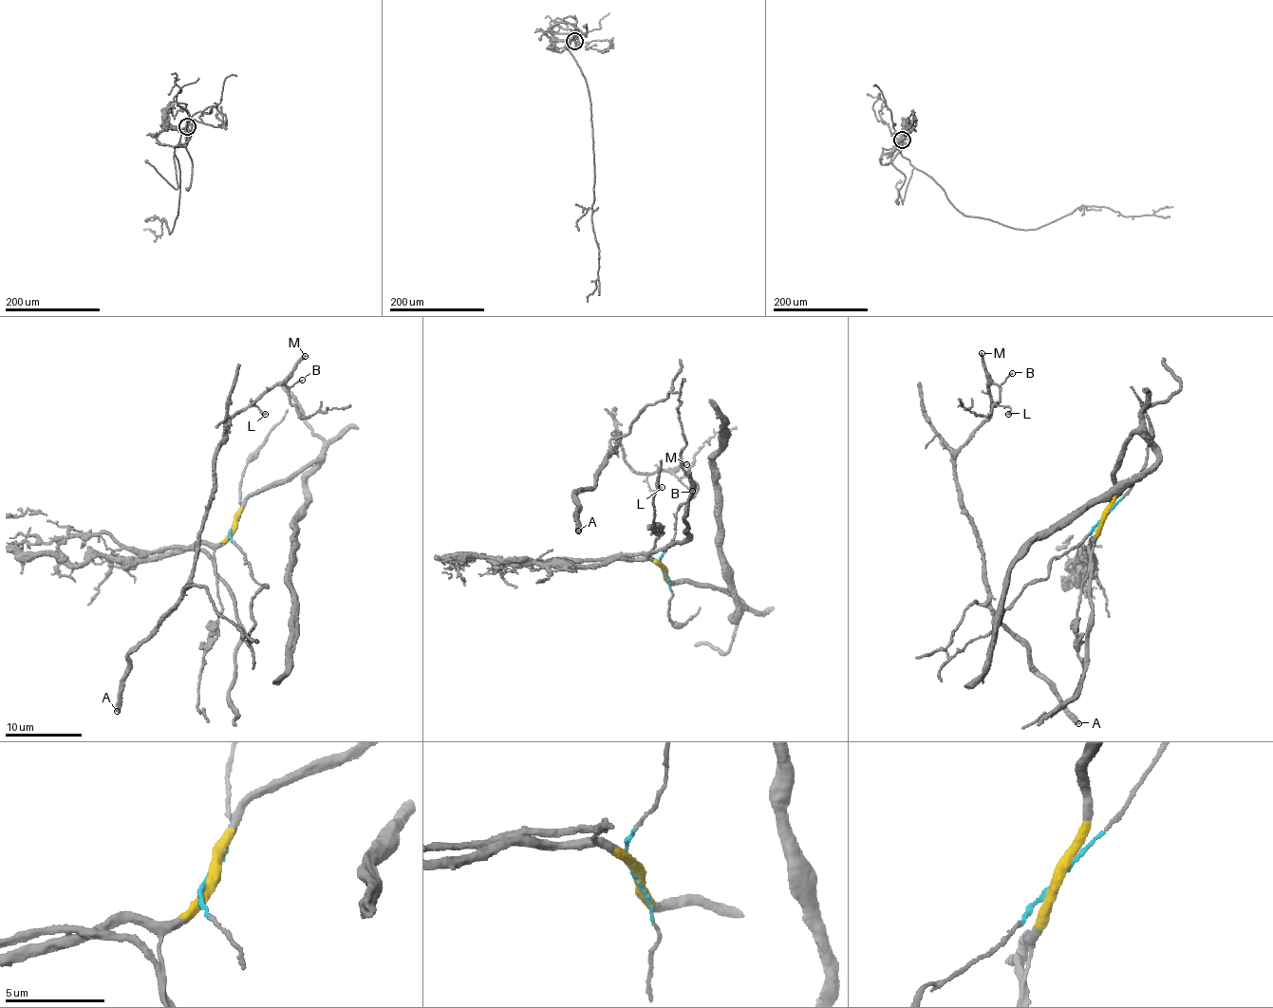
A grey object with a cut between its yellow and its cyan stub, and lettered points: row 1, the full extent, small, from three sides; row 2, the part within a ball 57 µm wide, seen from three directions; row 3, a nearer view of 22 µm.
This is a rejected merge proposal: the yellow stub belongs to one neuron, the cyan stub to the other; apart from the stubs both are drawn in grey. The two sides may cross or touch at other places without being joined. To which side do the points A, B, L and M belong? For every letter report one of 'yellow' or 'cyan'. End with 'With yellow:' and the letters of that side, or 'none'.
A: cyan
B: cyan
L: cyan
M: cyan
With yellow: none

